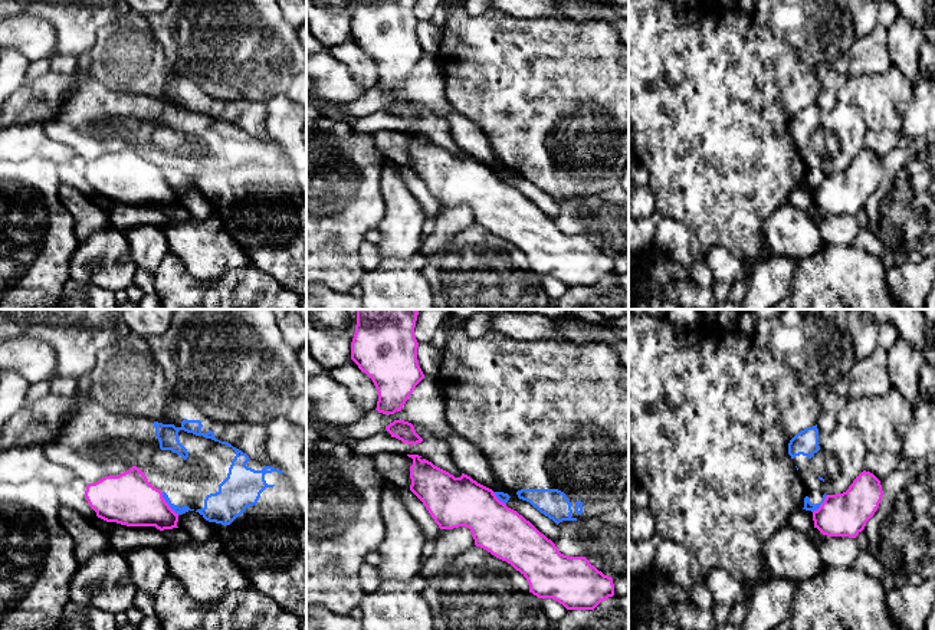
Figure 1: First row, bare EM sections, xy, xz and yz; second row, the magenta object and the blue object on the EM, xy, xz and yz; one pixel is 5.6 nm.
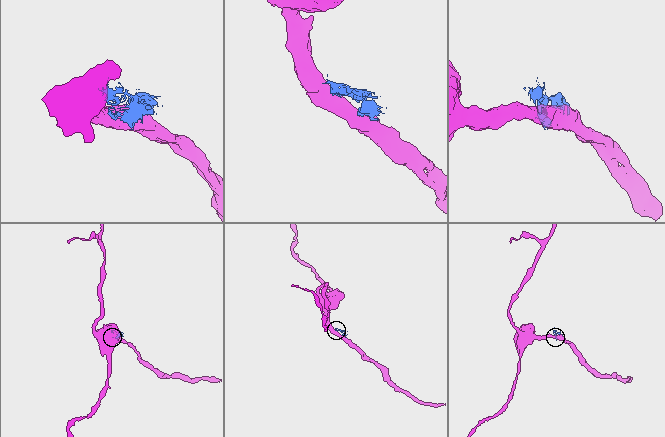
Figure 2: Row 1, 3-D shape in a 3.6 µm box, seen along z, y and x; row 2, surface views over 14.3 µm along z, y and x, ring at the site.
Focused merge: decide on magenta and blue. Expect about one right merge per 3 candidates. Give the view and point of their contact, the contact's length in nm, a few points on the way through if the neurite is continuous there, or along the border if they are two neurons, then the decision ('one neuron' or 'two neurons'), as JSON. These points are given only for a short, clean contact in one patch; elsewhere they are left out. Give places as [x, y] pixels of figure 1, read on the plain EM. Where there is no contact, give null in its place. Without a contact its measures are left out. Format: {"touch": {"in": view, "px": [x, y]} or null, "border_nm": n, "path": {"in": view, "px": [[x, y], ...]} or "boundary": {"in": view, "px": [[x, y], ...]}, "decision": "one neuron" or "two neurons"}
{"touch": {"in": "xy", "px": [167, 181]}, "border_nm": 160, "decision": "two neurons"}

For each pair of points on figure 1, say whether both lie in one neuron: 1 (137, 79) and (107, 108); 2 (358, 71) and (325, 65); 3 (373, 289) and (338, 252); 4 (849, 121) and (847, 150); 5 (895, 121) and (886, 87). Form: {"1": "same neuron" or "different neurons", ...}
{"1": "different neurons", "2": "different neurons", "3": "different neurons", "4": "same neuron", "5": "same neuron"}

